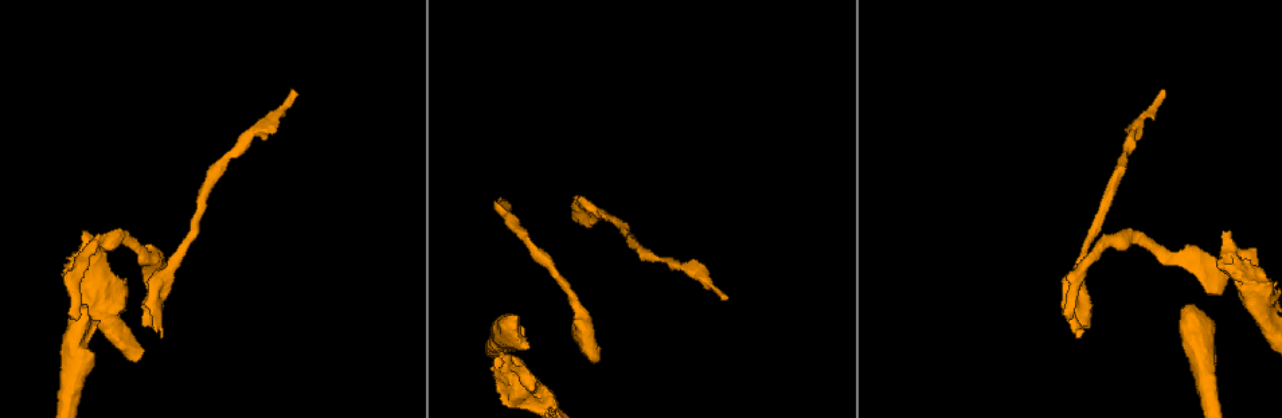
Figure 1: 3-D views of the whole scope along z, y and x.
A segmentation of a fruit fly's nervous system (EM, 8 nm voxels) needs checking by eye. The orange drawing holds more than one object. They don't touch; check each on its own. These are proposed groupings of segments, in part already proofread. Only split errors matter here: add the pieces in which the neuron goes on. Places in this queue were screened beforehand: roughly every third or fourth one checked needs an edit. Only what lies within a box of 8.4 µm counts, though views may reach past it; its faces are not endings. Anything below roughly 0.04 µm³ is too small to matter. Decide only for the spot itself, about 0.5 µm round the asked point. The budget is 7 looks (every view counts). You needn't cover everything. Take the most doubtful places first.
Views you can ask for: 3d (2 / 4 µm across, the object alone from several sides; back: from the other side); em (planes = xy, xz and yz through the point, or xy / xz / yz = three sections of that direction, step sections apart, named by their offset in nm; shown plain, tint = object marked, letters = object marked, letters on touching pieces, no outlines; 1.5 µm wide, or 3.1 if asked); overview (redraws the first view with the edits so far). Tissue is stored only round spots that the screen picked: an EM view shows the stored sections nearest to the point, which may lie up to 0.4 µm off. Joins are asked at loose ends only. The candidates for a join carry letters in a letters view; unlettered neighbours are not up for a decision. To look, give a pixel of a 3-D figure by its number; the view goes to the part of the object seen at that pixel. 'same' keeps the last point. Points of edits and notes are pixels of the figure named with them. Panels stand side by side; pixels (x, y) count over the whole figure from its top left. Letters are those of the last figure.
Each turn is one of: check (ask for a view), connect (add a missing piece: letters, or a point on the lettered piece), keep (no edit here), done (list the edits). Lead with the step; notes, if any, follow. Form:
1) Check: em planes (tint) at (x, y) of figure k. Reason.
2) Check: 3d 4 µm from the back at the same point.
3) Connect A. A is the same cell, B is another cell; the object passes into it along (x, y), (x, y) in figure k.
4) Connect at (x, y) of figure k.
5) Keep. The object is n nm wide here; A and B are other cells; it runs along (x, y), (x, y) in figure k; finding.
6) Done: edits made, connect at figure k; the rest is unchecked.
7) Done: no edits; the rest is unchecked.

Check: 3d 2 µm at (291, 90) of figure 1. End of a long branch.

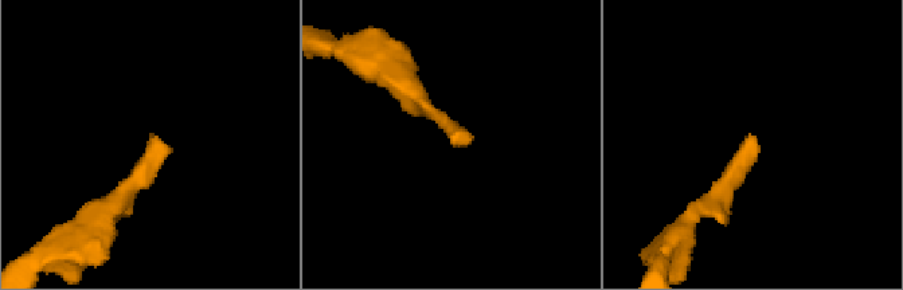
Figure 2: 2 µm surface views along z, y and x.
Check: em yz step 8 (letters) at (453, 139) of figure 2.

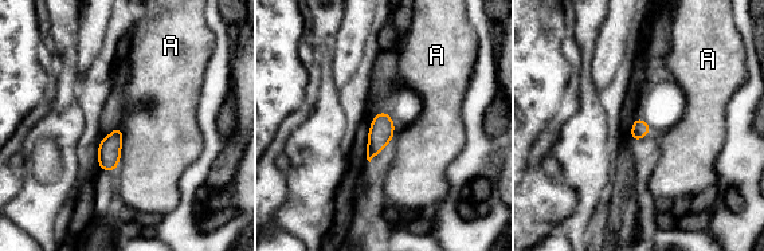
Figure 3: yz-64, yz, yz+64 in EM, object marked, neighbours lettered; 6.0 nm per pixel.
Keep. A is another cell; a border runs along (117, 125), (122, 146), (113, 171) in figure 3; none of them fits.

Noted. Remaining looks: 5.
Check: em yz step 4 (letters) at (78, 318) of figure 1.

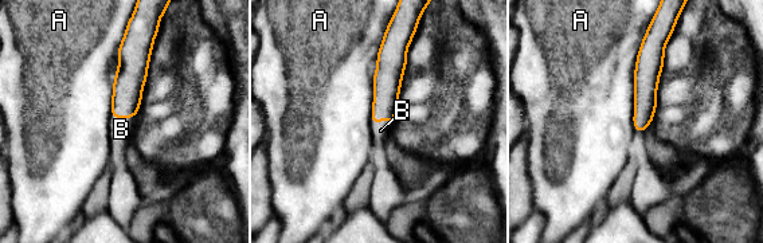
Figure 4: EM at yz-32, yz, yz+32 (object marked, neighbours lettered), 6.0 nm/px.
Check: em planes (letters) at the same point.

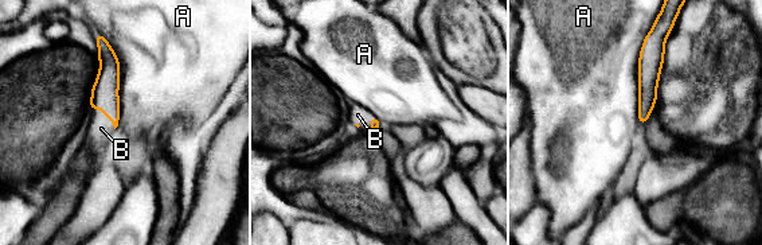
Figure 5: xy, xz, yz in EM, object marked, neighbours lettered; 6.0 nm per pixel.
Connect B. B is the same cell, A is another cell; the object passes into it along (105, 90), (105, 113), (101, 128) in figure 5; it goes on there.

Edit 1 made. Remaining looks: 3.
Check: em planes (letters) at (1219, 293) of figure 1. Branch stops here.

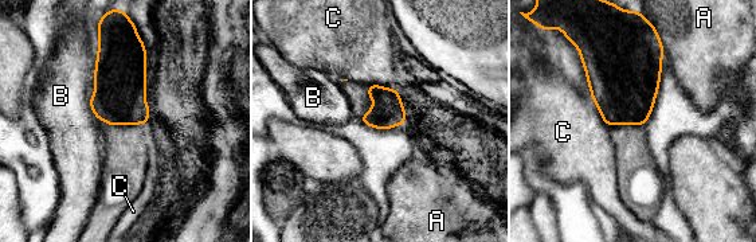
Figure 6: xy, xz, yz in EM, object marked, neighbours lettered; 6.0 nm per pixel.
Keep. A, B and C are other cells; a border runs along (96, 55), (96, 69), (91, 77) in figure 6; no lettered piece goes on from it.

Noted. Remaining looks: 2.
Done: edits made, connect at figure 5; the rest is unchecked.

